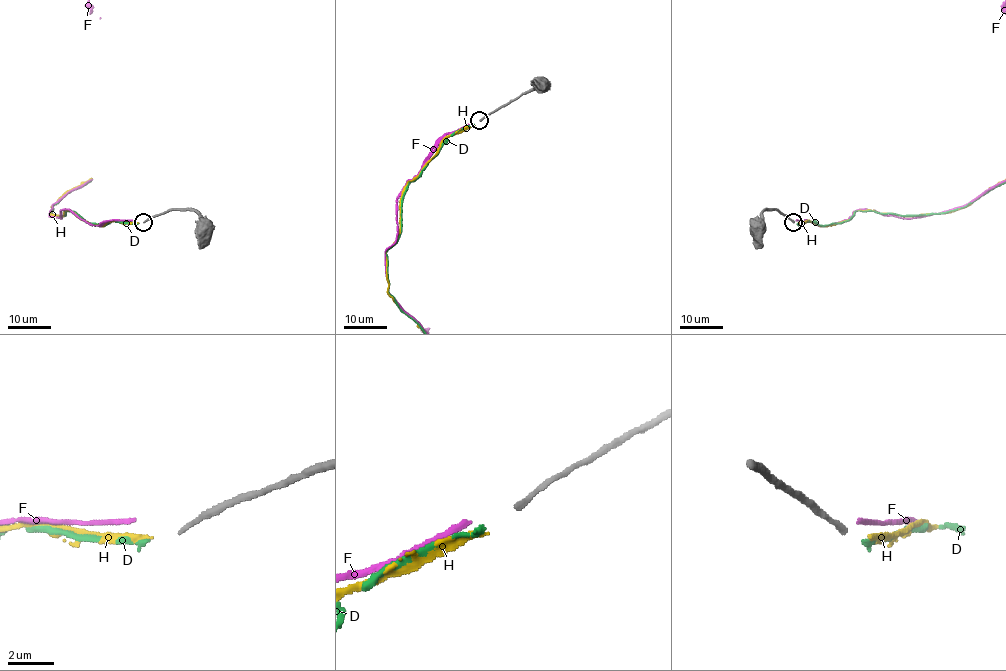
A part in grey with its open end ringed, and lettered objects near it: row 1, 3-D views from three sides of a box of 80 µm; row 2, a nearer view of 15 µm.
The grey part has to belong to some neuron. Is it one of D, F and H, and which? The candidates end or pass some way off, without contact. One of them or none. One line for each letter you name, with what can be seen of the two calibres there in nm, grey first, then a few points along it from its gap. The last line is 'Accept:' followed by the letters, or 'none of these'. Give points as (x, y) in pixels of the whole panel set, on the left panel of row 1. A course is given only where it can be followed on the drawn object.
D: 240 nm thick on the grey side, 200 nm on the other
Accept: D

